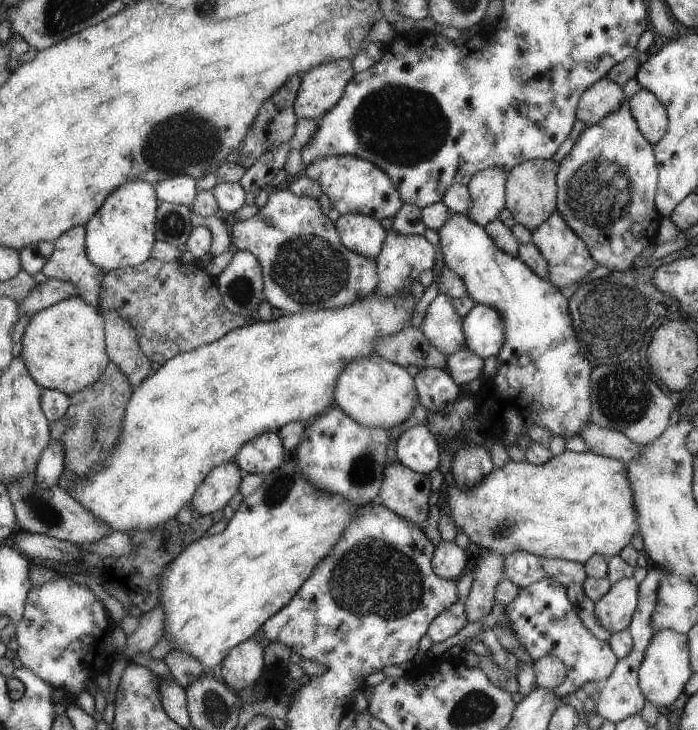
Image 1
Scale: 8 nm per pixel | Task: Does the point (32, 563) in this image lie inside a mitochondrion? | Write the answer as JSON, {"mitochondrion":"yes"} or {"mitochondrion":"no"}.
{"mitochondrion":"no"}

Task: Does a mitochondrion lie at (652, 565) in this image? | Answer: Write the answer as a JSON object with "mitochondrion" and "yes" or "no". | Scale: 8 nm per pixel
{"mitochondrion":"no"}

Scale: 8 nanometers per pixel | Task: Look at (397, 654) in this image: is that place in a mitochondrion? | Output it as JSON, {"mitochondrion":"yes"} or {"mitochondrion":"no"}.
{"mitochondrion":"no"}

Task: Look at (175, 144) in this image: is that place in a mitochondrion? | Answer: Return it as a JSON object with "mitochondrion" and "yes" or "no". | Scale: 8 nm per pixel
{"mitochondrion":"yes"}

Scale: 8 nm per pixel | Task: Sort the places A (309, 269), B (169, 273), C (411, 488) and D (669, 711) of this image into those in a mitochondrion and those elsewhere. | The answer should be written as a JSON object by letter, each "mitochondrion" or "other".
{"A":"mitochondrion","B":"other","C":"other","D":"other"}

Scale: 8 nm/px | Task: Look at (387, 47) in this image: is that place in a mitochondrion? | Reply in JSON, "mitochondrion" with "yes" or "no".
{"mitochondrion":"no"}

